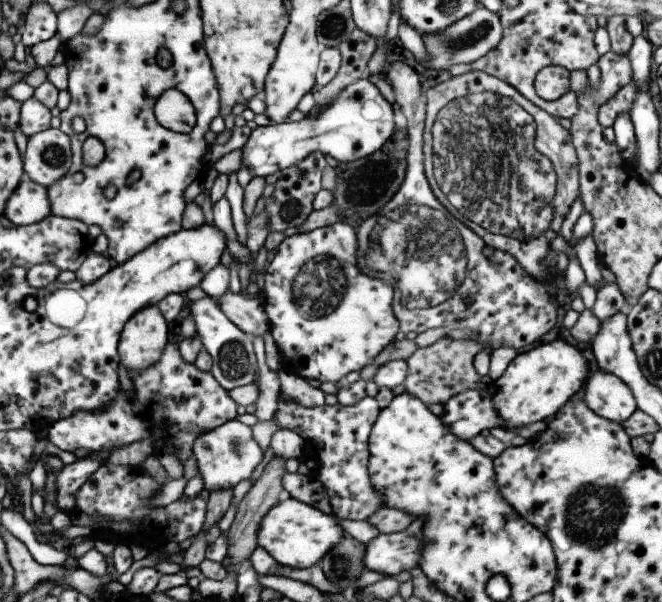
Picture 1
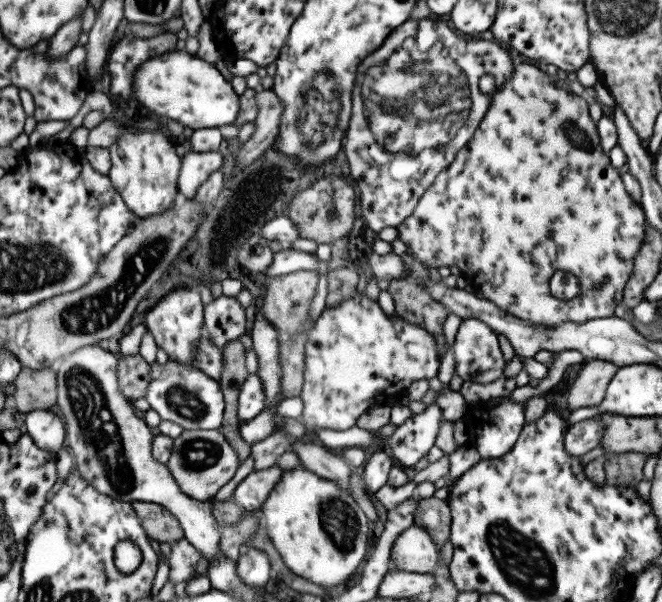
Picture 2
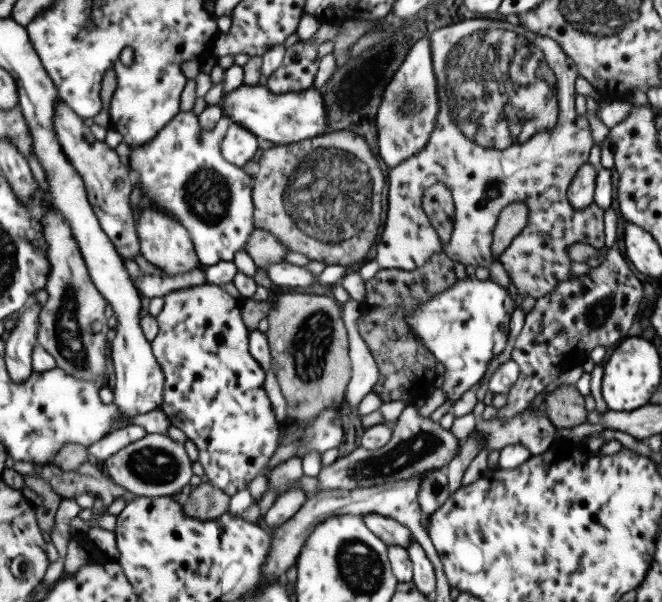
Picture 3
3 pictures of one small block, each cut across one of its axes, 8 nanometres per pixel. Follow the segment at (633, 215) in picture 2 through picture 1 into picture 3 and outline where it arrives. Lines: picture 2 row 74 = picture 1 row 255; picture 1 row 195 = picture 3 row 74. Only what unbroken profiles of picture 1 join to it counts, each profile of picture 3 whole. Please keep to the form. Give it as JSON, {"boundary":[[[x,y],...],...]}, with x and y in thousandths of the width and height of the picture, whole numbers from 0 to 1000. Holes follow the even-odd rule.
{"boundary":[[[718,30],[705,32],[696,37],[687,37],[687,40],[678,40],[678,43],[666,43],[650,55],[645,61],[648,66],[648,83],[651,83],[651,108],[654,128],[660,136],[660,145],[666,151],[663,159],[663,186],[660,186],[660,199],[657,199],[657,214],[651,219],[651,226],[645,231],[645,238],[639,241],[639,246],[633,249],[633,256],[624,256],[624,259],[609,266],[606,272],[600,272],[594,279],[586,279],[585,287],[585,352],[582,352],[582,372],[577,377],[577,387],[569,392],[573,404],[566,407],[566,427],[576,447],[588,447],[589,444],[598,444],[616,452],[625,452],[633,444],[639,442],[647,429],[653,422],[660,419],[669,419],[675,429],[681,430],[681,435],[693,437],[698,440],[711,439],[716,444],[737,444],[748,429],[742,420],[743,385],[749,372],[754,352],[763,342],[773,339],[775,336],[787,336],[796,342],[801,349],[796,357],[796,372],[787,380],[787,385],[772,399],[766,407],[766,412],[754,424],[751,424],[751,435],[757,437],[763,452],[767,457],[770,468],[779,478],[781,488],[785,488],[789,495],[796,490],[804,492],[807,497],[813,497],[817,492],[826,492],[826,487],[850,463],[860,463],[866,460],[866,455],[860,455],[860,440],[863,432],[856,429],[855,414],[861,405],[867,402],[881,402],[896,409],[896,412],[906,414],[911,407],[911,347],[903,346],[899,339],[893,339],[887,347],[867,349],[858,339],[855,316],[872,286],[872,281],[884,272],[890,259],[890,251],[894,243],[893,219],[890,219],[890,204],[885,196],[875,196],[869,188],[867,163],[869,150],[866,148],[866,136],[872,130],[873,121],[870,111],[864,108],[864,101],[853,91],[853,88],[844,78],[844,71],[838,66],[808,56],[798,47],[795,48],[787,40],[772,42],[760,30],[754,30],[754,37],[748,40],[748,33],[736,33],[736,30]],[[651,306],[669,306],[678,312],[683,326],[683,339],[686,341],[686,372],[683,385],[680,387],[680,397],[674,405],[668,405],[663,400],[657,380],[651,375],[647,362],[639,354],[636,344],[636,326],[639,319],[651,309]],[[748,311],[751,314],[751,326],[746,331],[736,327],[736,314]]]}

